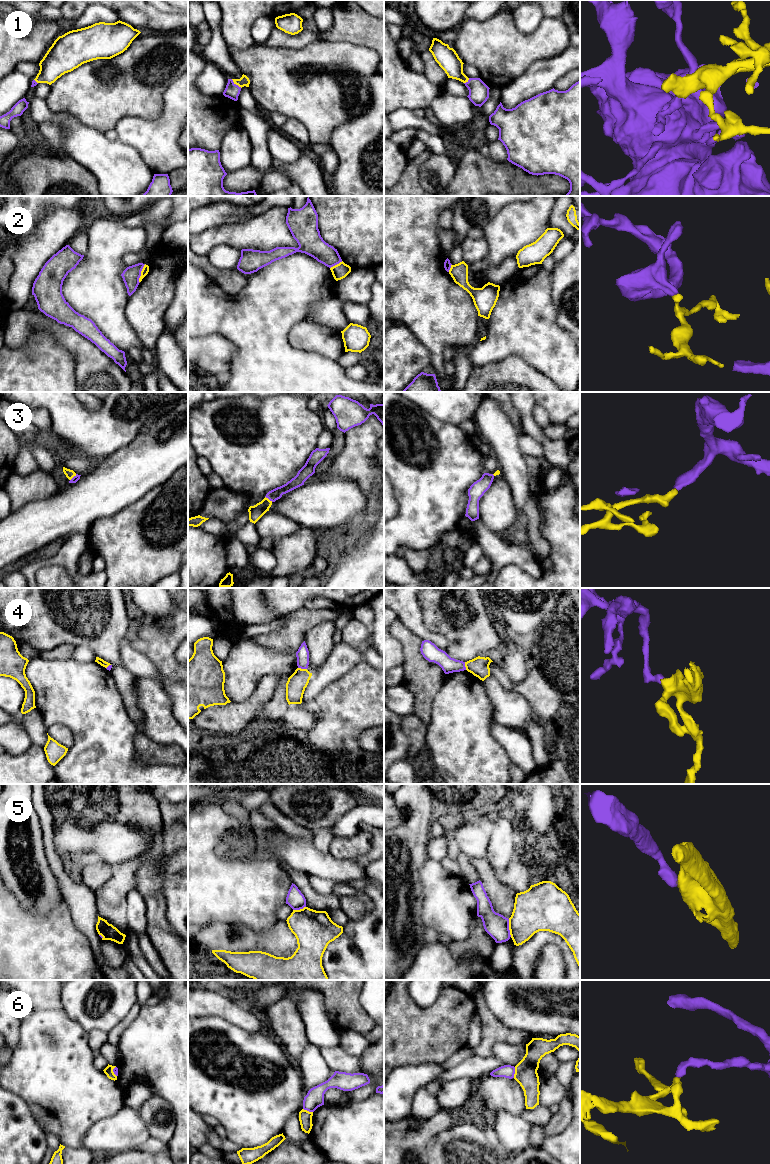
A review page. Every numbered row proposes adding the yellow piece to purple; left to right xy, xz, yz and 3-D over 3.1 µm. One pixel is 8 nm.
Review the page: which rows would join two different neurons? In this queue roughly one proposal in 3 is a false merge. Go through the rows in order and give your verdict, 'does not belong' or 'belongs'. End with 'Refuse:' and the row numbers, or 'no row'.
1: belongs
2: does not belong
3: belongs
4: does not belong
5: does not belong
6: does not belong
Refuse: 2, 4, 5, 6

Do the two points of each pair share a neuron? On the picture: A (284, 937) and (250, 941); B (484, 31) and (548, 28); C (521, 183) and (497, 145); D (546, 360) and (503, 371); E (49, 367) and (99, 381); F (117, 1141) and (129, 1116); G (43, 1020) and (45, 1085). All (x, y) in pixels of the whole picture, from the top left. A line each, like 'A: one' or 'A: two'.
A: one
B: one
C: two
D: two
E: two
F: one
G: one

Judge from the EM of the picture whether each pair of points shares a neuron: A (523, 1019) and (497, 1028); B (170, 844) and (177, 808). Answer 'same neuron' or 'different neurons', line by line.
A: different neurons
B: same neuron

